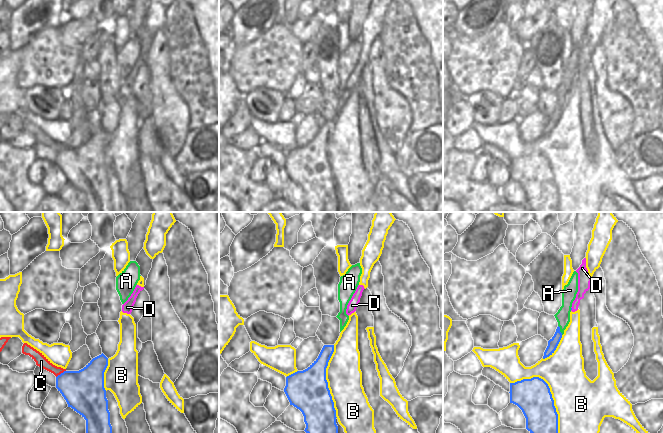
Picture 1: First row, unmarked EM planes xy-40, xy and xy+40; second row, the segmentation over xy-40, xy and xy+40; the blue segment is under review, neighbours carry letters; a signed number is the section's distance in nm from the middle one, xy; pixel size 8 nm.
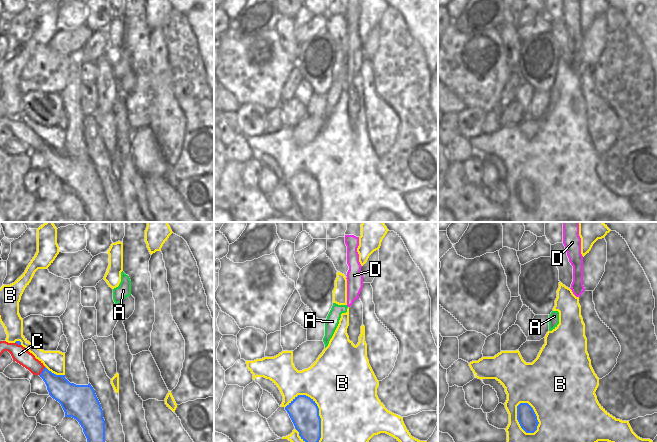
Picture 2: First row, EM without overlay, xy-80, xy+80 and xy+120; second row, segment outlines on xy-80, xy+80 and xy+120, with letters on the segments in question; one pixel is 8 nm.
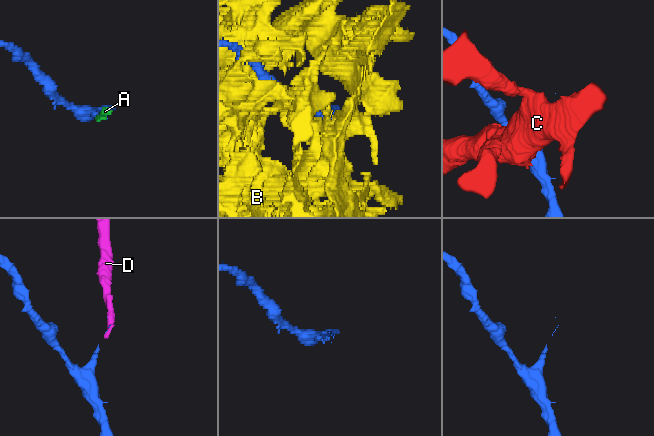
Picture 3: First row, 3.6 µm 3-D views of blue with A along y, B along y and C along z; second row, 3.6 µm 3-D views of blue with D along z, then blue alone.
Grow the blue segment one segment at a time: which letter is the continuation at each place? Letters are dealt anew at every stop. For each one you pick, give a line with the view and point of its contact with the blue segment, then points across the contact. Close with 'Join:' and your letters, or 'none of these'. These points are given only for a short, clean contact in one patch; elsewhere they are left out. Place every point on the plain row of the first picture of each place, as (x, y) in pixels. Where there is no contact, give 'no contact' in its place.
A: contact xy+40 (559, 106)
Join: A

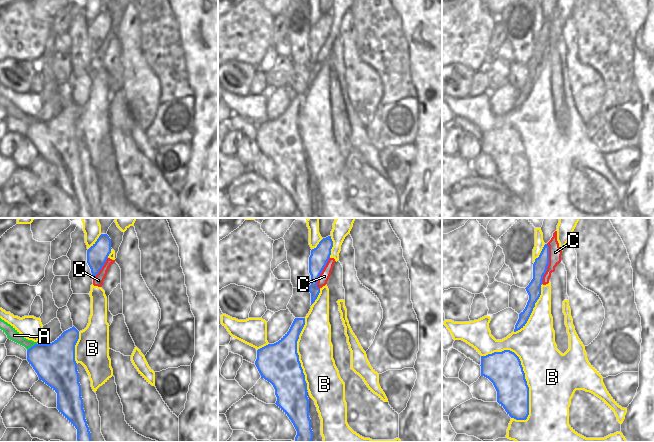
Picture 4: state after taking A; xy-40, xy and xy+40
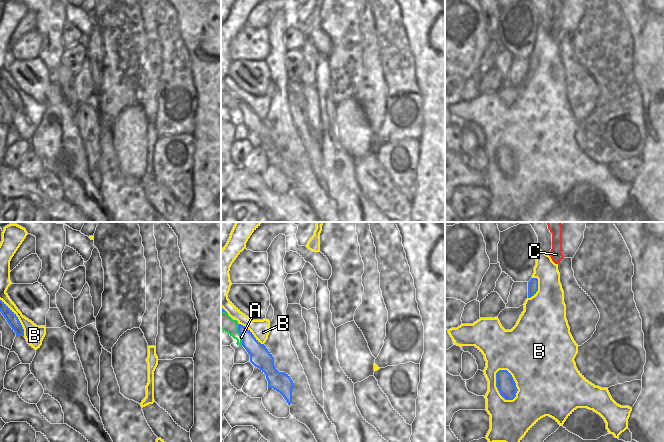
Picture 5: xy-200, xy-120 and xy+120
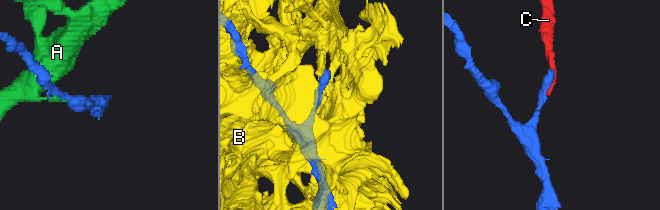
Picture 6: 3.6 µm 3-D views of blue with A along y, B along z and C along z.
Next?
Join: none of these

